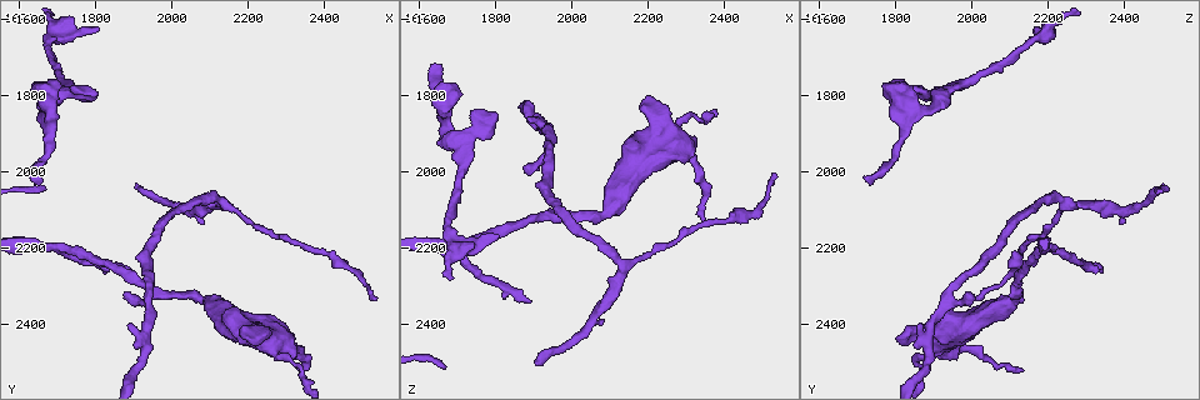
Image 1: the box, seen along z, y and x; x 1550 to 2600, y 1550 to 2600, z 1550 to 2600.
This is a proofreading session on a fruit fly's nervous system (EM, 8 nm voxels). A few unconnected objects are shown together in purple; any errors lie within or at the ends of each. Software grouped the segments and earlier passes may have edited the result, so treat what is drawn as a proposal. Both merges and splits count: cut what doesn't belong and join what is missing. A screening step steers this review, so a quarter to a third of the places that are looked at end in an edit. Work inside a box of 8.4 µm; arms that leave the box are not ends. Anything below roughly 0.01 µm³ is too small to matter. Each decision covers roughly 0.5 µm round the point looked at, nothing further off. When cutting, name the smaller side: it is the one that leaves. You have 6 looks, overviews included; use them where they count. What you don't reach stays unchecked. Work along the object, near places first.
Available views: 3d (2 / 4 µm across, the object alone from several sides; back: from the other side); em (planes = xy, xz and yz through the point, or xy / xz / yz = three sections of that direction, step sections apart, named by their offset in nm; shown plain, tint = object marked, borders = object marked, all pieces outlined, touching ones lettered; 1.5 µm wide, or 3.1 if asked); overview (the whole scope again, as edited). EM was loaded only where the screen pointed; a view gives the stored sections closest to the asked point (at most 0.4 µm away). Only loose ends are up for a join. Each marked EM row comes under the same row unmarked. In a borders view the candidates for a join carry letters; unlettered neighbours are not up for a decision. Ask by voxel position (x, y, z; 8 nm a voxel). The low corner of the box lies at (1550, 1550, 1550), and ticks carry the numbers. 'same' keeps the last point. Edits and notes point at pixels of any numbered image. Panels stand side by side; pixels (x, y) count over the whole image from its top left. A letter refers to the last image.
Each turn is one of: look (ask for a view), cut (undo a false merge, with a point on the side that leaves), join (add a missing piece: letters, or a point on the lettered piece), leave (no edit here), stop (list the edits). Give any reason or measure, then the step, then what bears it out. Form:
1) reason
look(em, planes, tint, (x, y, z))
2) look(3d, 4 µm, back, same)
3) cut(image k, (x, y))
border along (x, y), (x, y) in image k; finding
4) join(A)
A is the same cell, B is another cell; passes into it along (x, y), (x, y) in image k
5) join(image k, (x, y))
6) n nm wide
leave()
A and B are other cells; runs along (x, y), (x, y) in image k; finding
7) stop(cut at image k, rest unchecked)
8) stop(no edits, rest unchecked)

thin end
look(em, planes, borders, (1885, 2270, 2345))

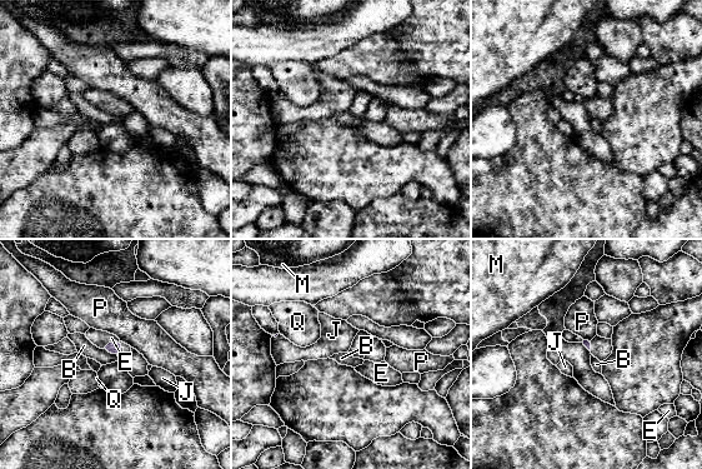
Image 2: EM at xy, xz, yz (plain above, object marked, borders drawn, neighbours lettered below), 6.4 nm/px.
join(E)
E is the same cell, B, J, M, P and Q are other cells; passes into it along (113, 348), (113, 343), (99, 338) in image 2; it goes on there

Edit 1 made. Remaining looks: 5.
see it whole again
look(overview)

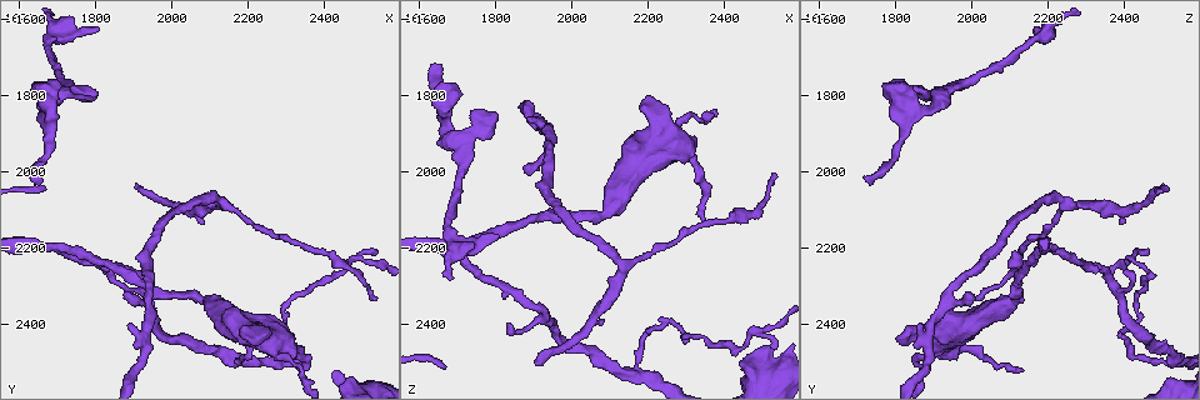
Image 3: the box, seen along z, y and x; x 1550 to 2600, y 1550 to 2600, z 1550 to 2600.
look(em, xz, step 8, borders, (1905, 2035, 2505))

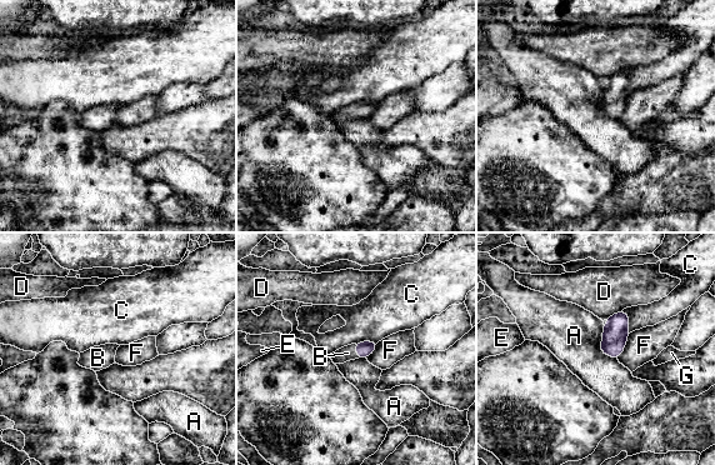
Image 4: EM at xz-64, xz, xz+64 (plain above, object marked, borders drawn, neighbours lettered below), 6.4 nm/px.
join(B)
B is the same cell, A, C, D, E, F and G are other cells; the cell continues

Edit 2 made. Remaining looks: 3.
branch point
look(em, xz, step 4, tint, (2140, 2085, 2245))

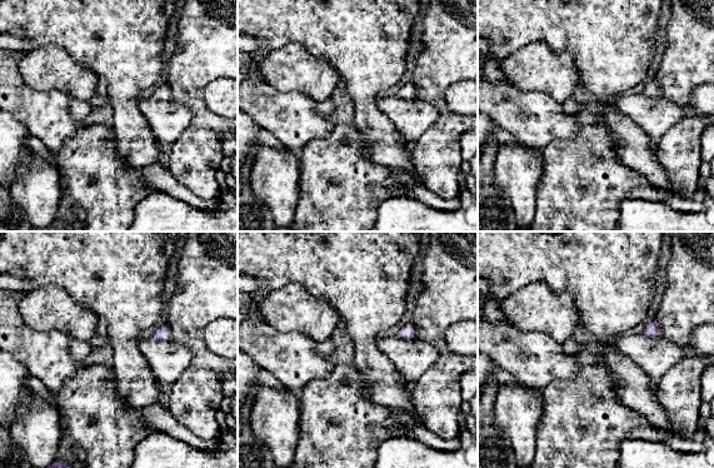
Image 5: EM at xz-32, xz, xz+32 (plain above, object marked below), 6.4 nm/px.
look(em, planes, tint, same)

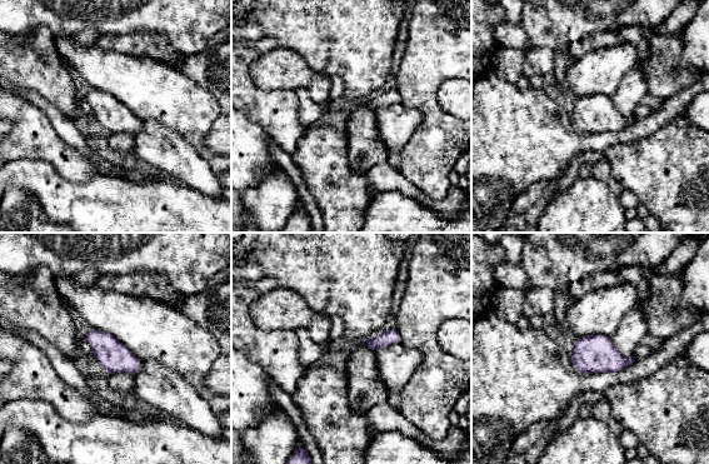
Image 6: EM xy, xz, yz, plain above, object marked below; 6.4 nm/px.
look(em, planes, borders, same)

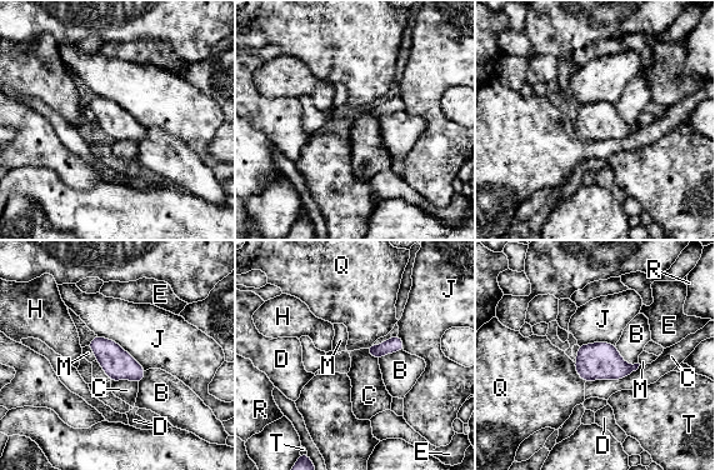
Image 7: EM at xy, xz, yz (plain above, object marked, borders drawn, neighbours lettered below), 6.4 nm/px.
J touches over 400 nm
leave()
B, C, D, E, H, J, M, Q, R and T are other cells; border along (96, 334), (116, 341), (145, 370) in image 7; continuous, no second cell

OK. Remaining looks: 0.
stop(join at image 2, join at image 4, rest unchecked)

